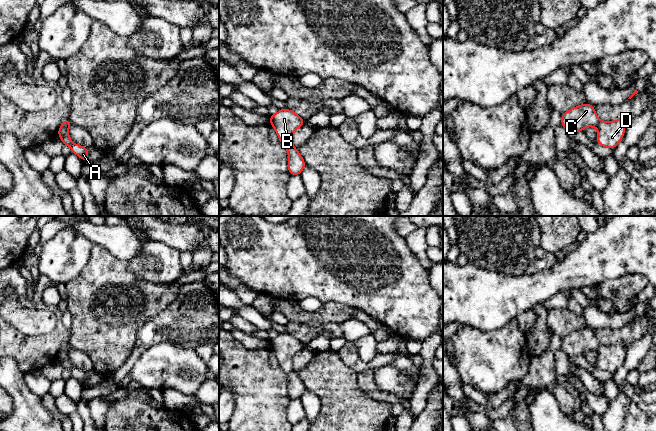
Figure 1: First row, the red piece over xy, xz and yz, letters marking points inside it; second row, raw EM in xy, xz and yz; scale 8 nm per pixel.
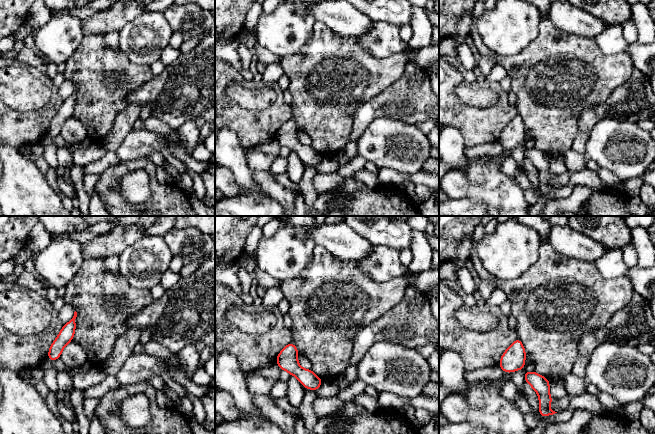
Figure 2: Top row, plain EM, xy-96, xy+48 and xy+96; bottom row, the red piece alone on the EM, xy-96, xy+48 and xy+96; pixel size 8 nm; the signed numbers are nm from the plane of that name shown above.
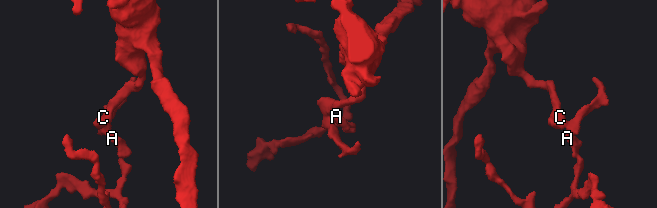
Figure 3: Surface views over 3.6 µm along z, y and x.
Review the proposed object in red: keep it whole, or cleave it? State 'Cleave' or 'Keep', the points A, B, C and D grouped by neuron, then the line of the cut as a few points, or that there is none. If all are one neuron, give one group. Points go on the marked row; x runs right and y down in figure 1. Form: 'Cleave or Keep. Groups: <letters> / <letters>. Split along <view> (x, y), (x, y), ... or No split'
Cleave. Groups: A D / B C. Split along yz (599, 120), (597, 126)

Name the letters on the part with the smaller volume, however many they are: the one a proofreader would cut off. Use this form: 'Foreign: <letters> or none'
Foreign: A, D

